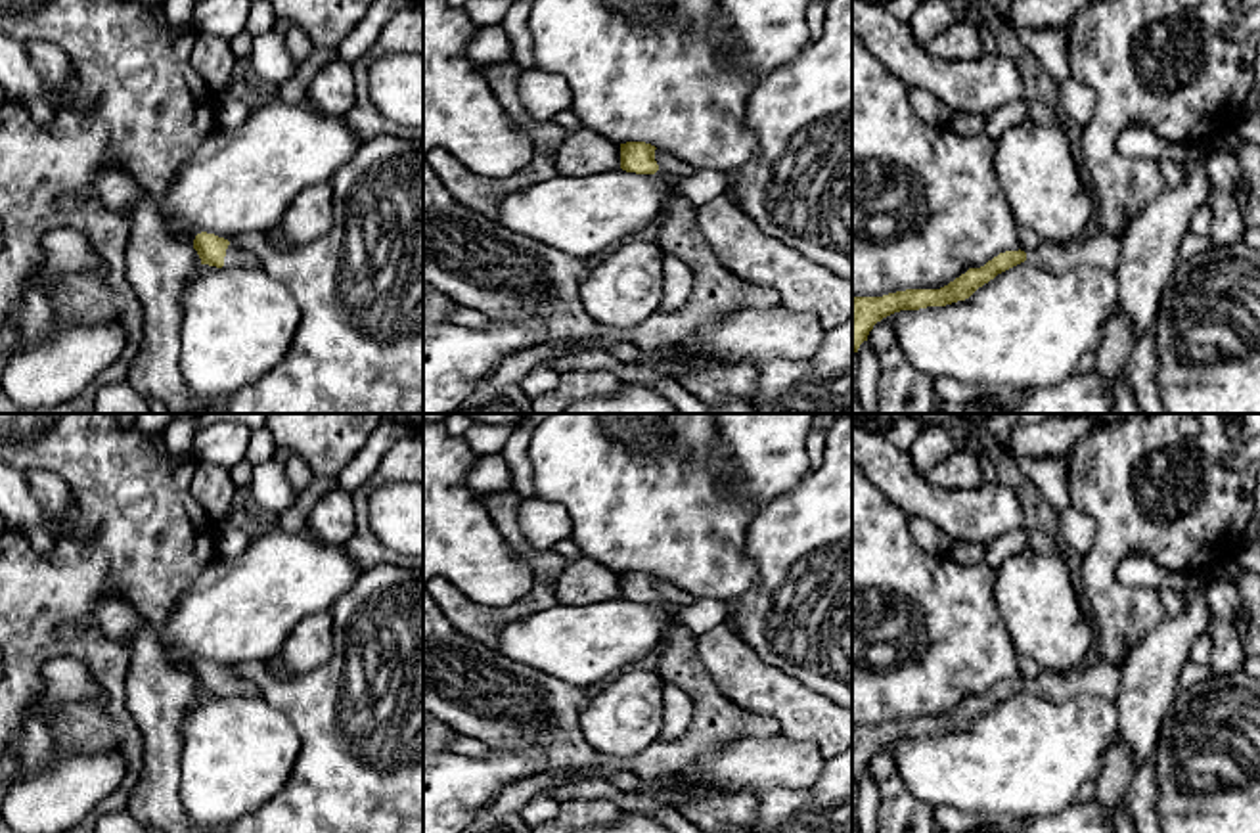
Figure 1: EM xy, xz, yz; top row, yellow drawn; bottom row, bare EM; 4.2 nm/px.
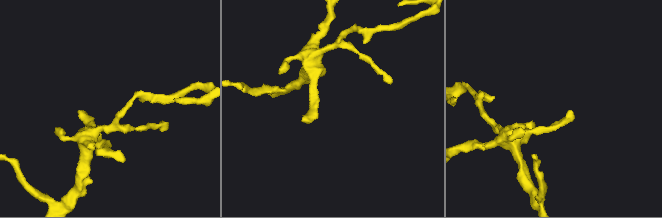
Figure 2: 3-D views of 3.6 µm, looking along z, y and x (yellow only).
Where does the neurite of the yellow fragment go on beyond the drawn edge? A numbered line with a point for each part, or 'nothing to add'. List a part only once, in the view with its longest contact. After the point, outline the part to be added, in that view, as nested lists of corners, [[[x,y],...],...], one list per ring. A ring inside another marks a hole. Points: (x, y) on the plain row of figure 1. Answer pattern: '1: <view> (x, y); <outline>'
1: xy (236, 686); [[[228,674],[222,697],[262,697],[260,686],[251,678]]]

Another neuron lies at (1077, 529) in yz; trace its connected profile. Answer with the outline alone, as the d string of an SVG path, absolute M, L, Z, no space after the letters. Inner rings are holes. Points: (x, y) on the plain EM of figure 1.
M1072 506L1059 513L1057 529L1067 548L1086 555L1093 544L1095 523Z

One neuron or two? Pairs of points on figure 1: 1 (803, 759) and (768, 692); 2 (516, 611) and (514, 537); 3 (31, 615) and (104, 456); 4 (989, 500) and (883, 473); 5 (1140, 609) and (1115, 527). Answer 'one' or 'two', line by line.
1: two
2: one
3: one
4: one
5: one

